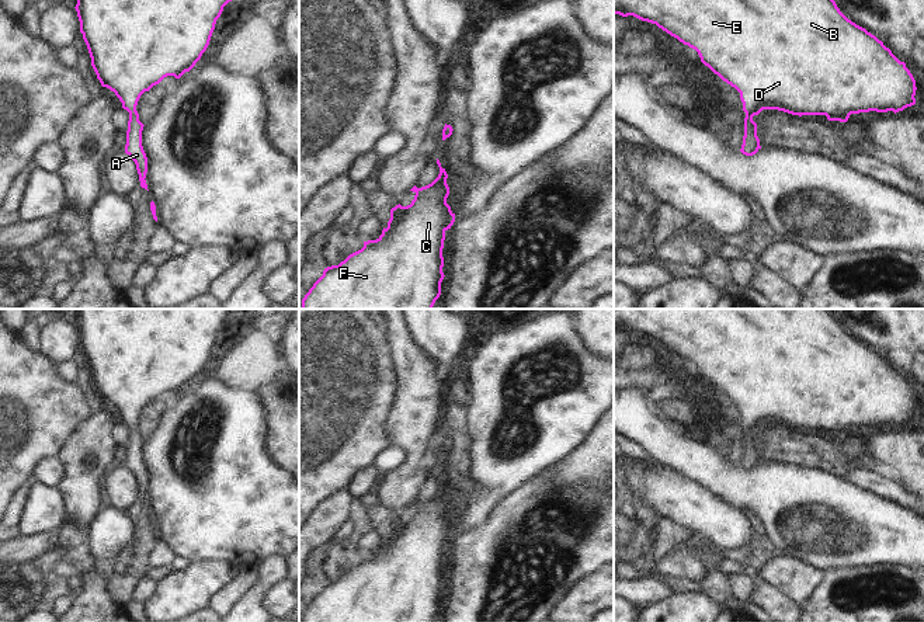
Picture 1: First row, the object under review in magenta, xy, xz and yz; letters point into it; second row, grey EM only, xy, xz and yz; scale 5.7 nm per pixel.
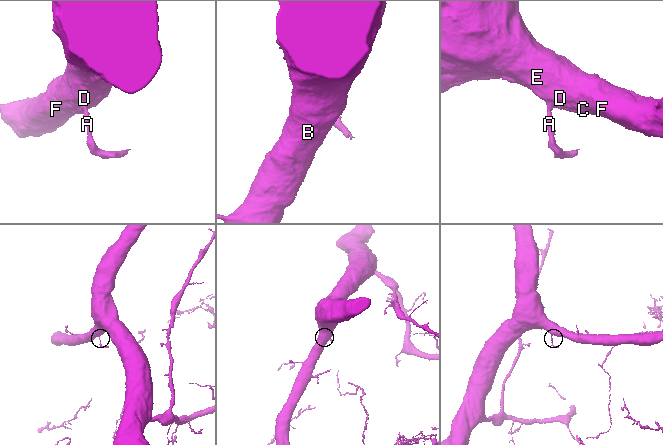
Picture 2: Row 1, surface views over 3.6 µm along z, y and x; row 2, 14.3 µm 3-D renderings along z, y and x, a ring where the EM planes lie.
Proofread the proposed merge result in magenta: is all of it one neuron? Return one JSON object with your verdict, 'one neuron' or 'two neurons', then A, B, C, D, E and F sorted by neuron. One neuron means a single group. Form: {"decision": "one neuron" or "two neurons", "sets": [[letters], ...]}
{"decision": "one neuron", "sets": [["A", "B", "C", "D", "E", "F"]]}

